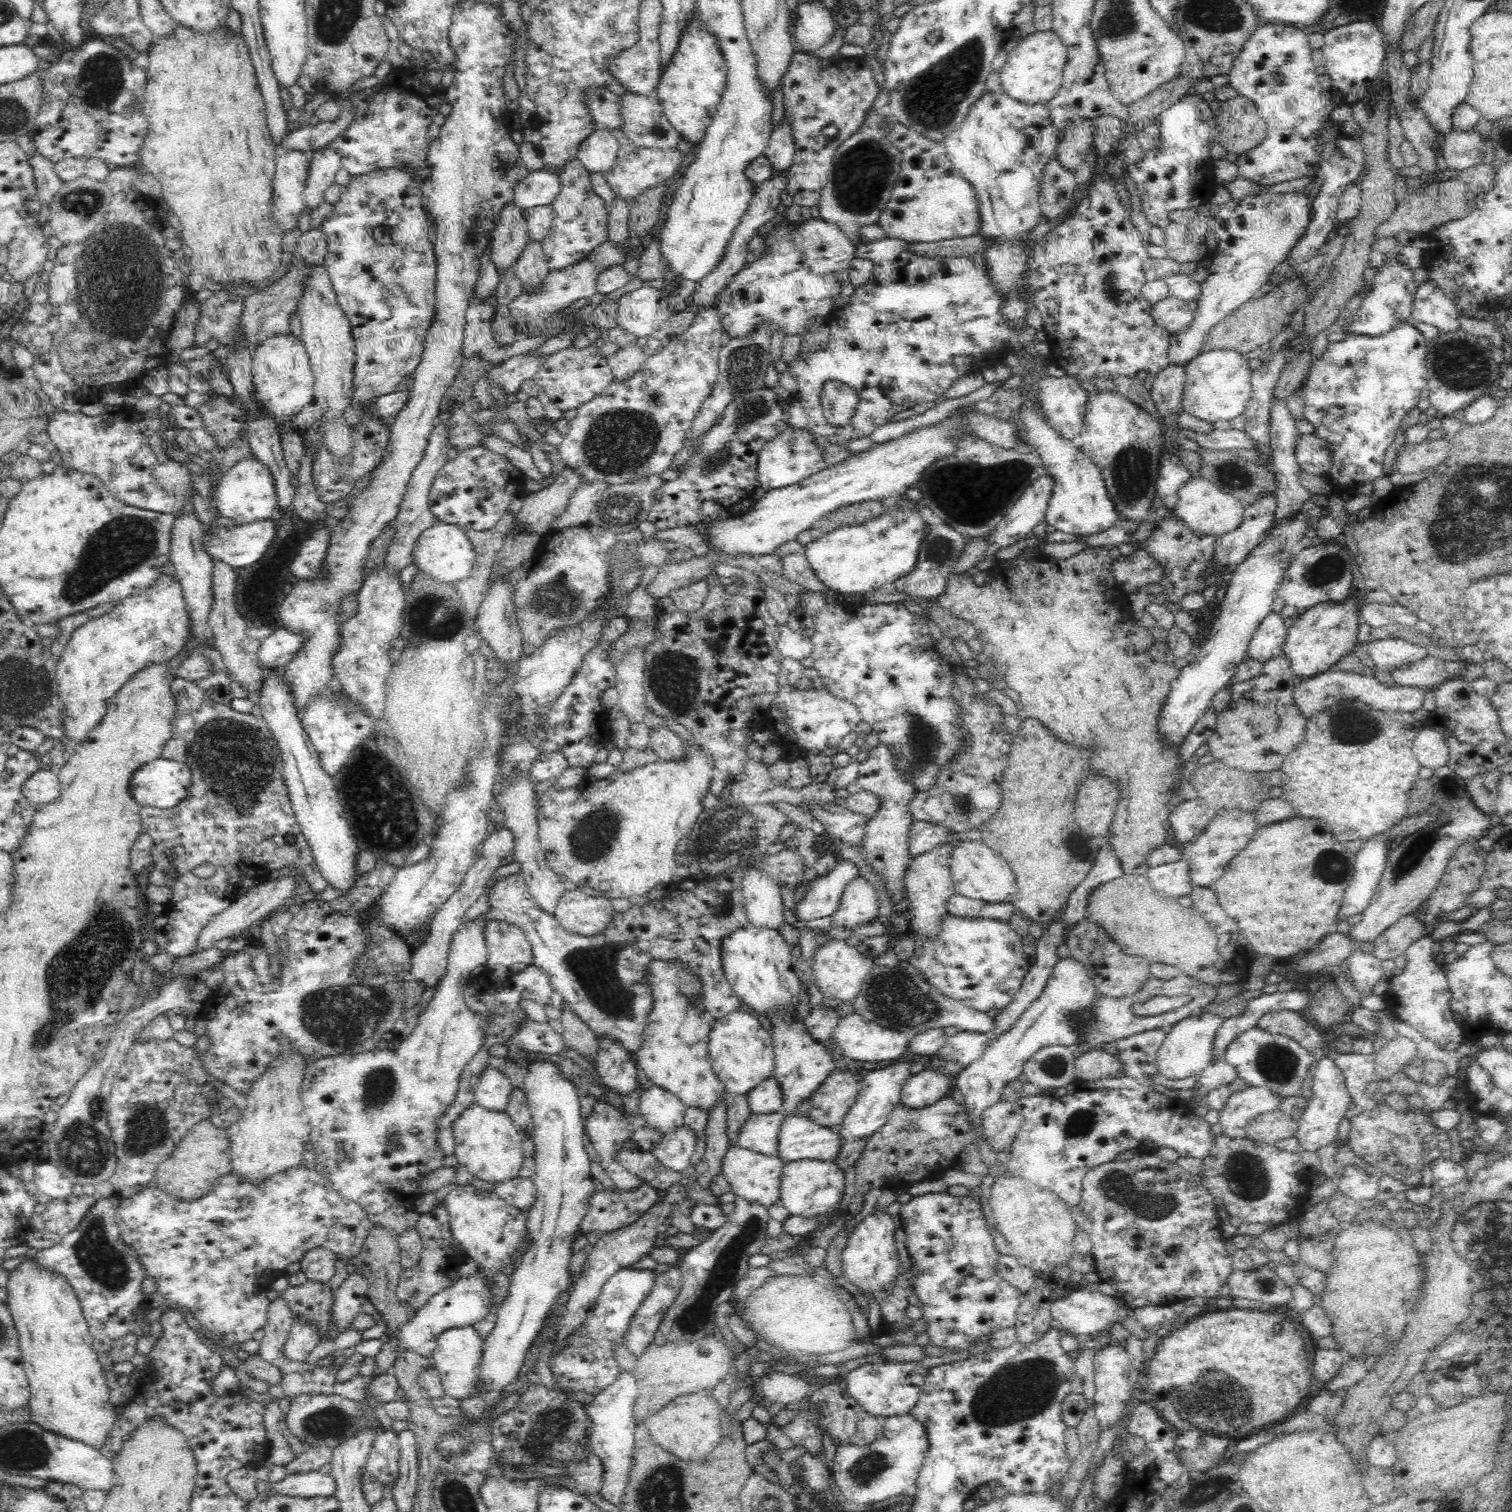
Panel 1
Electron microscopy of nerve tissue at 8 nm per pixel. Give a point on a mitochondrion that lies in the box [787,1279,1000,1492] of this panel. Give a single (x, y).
(869, 1467)

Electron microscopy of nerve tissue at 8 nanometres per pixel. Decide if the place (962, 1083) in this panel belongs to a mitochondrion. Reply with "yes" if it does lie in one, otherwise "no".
no

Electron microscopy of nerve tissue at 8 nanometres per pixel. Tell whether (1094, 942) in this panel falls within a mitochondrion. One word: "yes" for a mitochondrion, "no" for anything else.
yes

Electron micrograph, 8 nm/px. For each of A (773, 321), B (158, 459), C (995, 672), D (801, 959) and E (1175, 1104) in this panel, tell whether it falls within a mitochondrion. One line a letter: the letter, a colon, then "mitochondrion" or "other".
A: other
B: other
C: other
D: other
E: other

